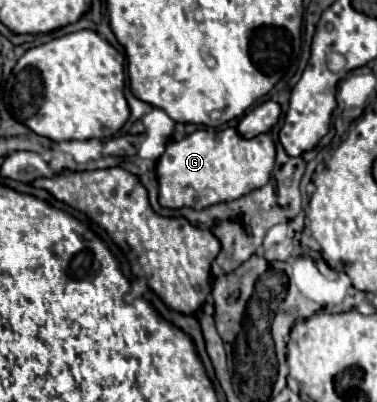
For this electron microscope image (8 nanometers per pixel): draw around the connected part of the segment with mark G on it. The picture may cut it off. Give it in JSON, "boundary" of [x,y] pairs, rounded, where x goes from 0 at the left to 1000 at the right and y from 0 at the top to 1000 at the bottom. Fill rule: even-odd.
{"boundary":[[[597,318],[597,323],[523,323],[501,338],[491,338],[475,353],[448,353],[432,388],[416,403],[416,453],[422,453],[422,507],[432,517],[512,517],[538,522],[581,502],[613,502],[650,483],[660,483],[676,468],[692,468],[714,453],[719,423],[729,408],[729,358],[714,333],[687,333],[666,348],[650,348],[634,338],[629,323]]]}

